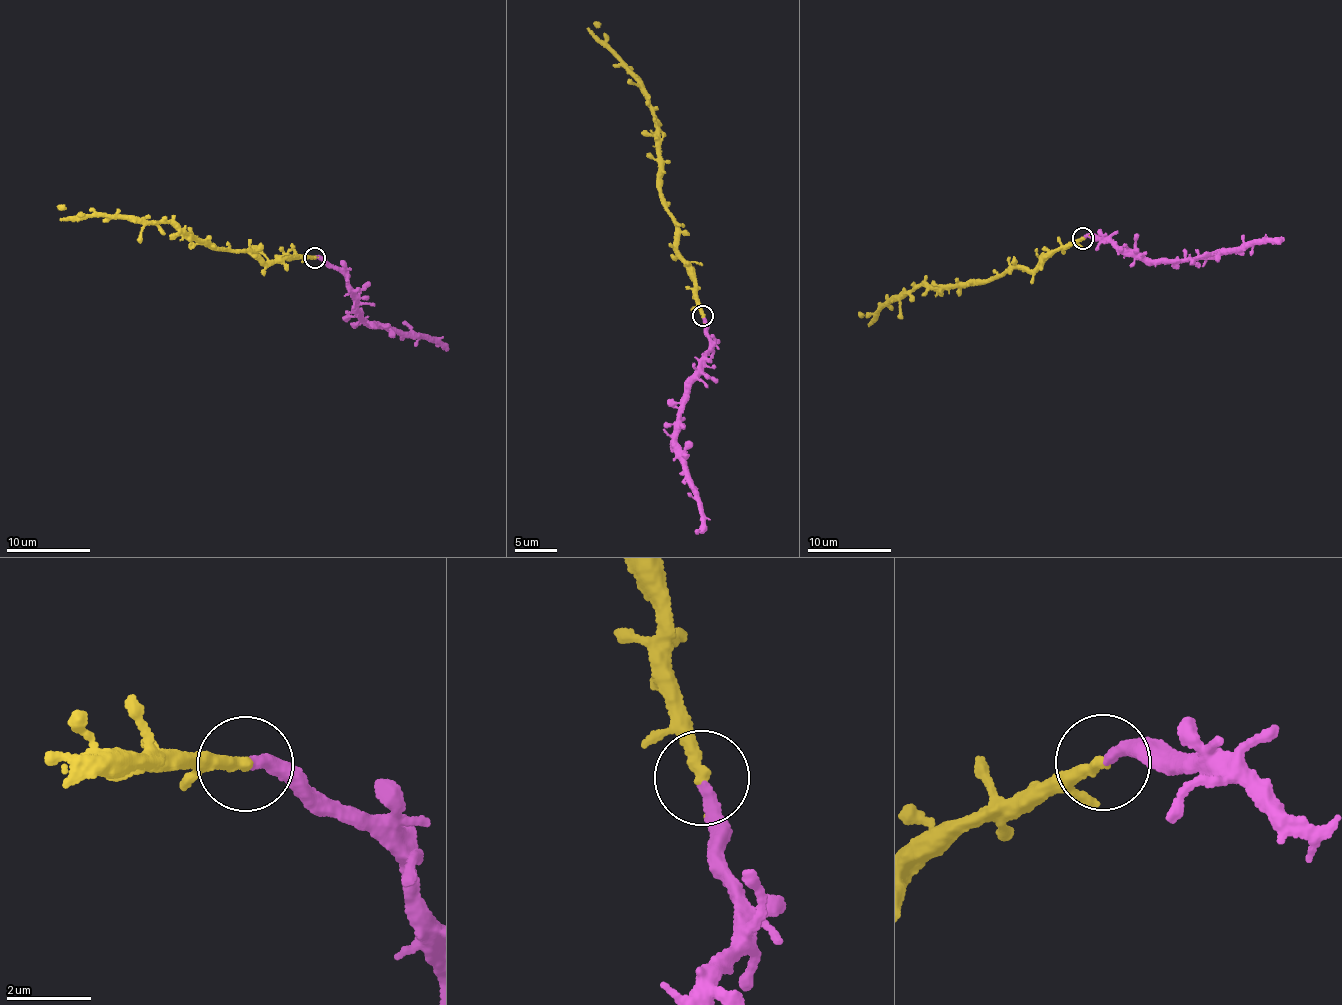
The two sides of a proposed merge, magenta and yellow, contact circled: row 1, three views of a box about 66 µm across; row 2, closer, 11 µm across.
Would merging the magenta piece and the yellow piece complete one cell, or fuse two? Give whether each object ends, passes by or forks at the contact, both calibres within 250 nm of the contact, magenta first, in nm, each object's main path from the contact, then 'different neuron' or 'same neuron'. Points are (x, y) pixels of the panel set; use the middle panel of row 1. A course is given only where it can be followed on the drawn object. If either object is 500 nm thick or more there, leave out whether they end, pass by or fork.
magenta ends; yellow ends; calibres 320 and 320 nm; course magenta (702, 317), (709, 348), (703, 357), (702, 369), (688, 386), (675, 455), (699, 502), (702, 532); course yellow (702, 315), (693, 272), (676, 250), (675, 218), (661, 192), (657, 120), (642, 83), (590, 30), (595, 23); same neuron

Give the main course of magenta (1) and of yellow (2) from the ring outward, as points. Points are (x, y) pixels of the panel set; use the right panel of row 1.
1: (1084, 238), (1096, 234), (1121, 250), (1153, 260), (1221, 255), (1254, 242), (1280, 243)
2: (1082, 239), (1047, 252), (1034, 270), (1005, 269), (988, 280), (924, 284), (896, 297), (869, 322), (860, 313)

